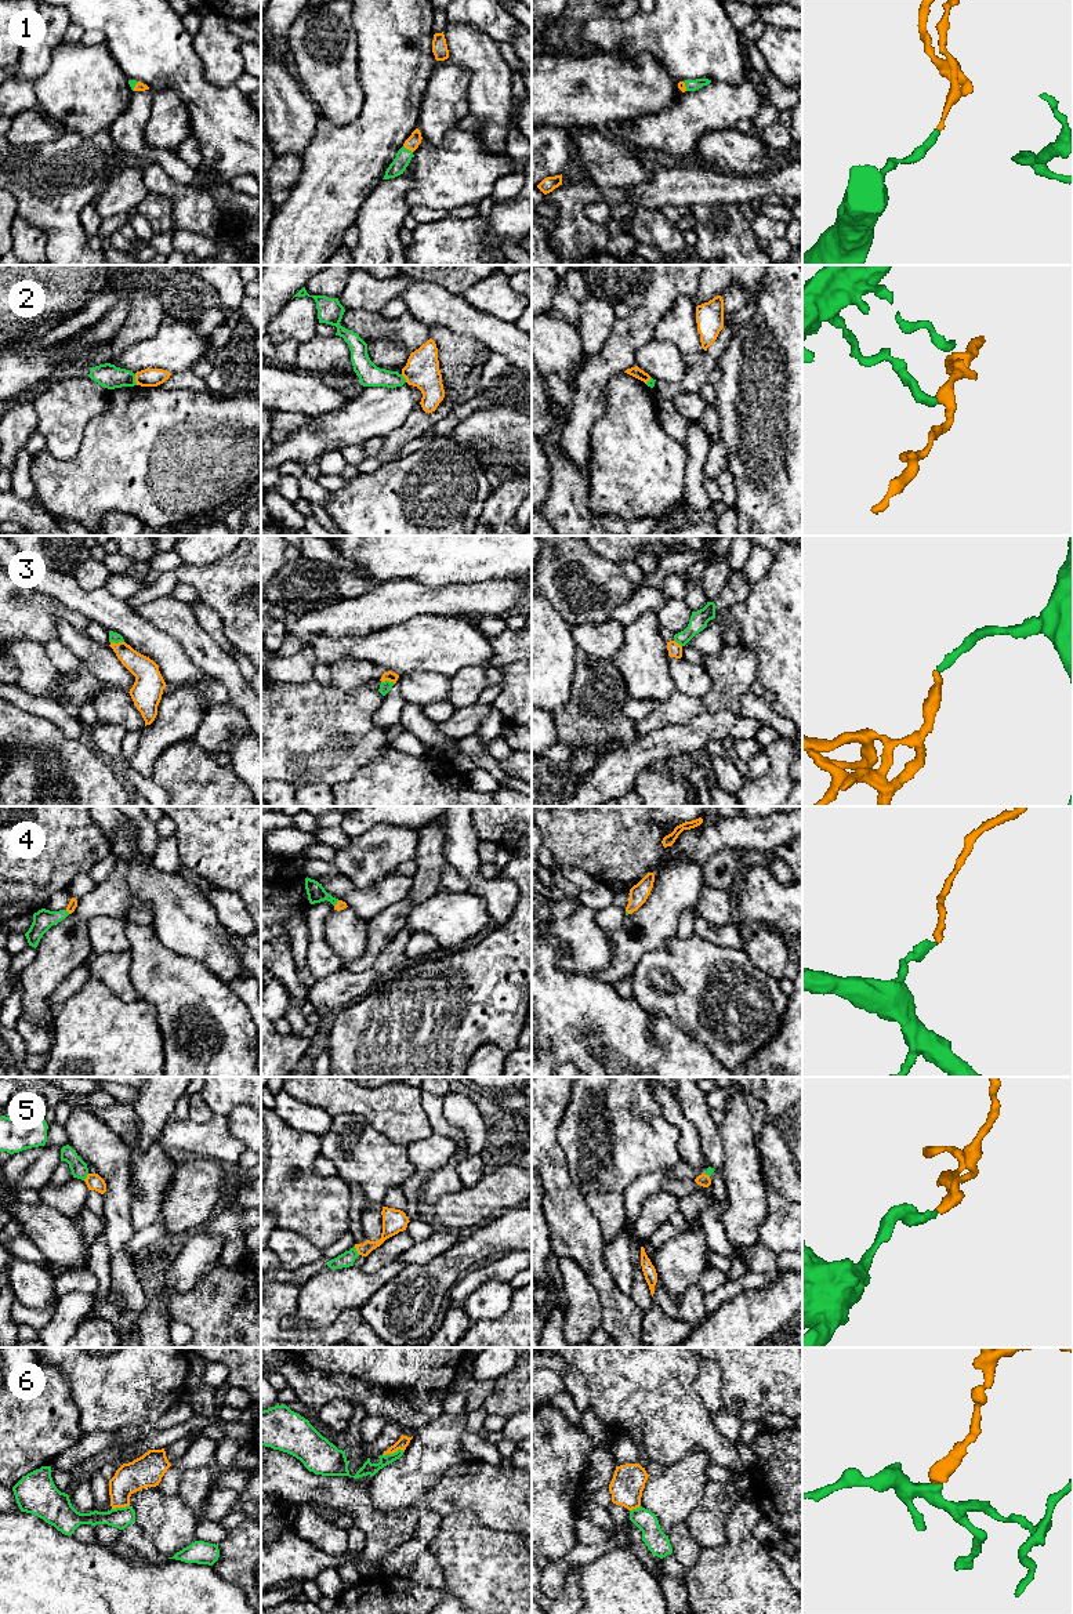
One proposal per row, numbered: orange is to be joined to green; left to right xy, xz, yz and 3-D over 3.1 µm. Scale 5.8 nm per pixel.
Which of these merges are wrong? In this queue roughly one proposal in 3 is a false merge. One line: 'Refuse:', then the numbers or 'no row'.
Refuse: 2, 6

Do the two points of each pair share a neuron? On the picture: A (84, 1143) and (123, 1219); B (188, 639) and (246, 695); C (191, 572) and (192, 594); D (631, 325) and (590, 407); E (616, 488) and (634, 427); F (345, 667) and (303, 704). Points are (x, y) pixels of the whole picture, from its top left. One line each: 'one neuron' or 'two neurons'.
A: one neuron
B: one neuron
C: two neurons
D: one neuron
E: one neuron
F: two neurons

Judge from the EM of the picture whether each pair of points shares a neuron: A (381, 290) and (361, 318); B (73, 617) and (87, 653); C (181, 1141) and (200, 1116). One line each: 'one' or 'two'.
A: two
B: two
C: two

